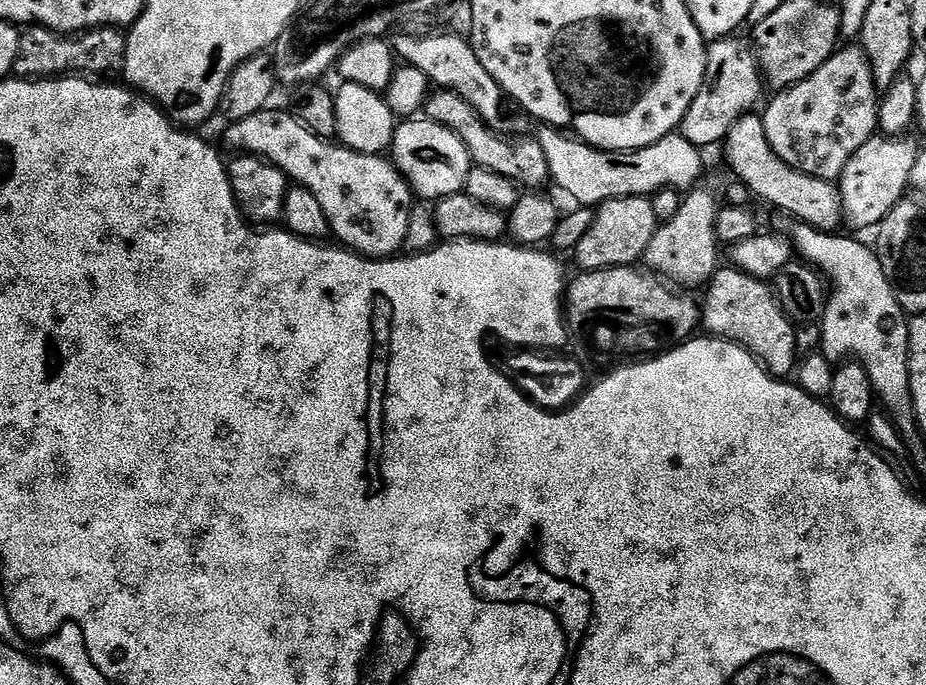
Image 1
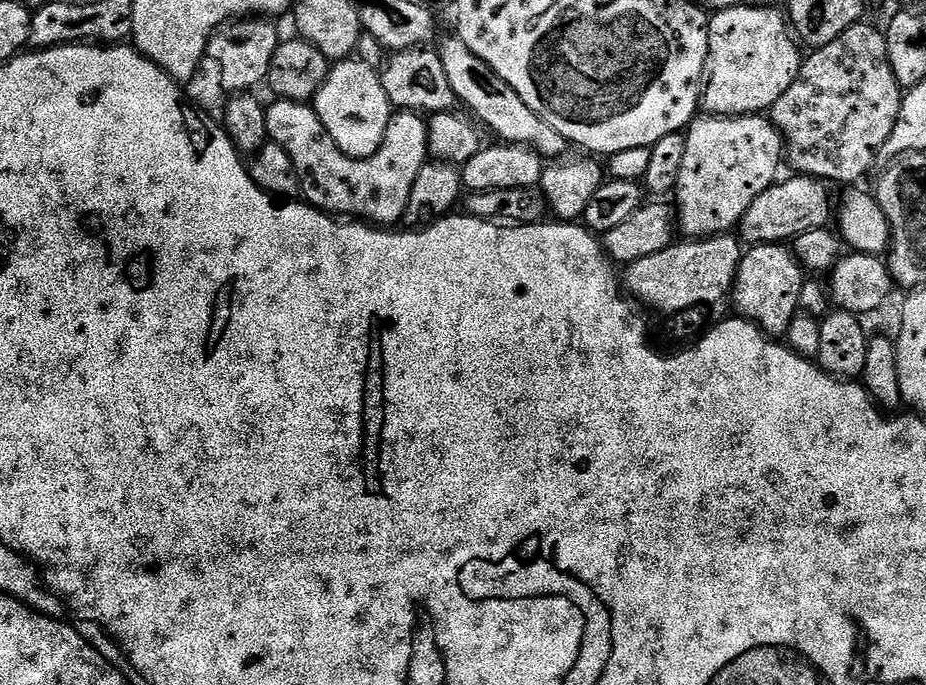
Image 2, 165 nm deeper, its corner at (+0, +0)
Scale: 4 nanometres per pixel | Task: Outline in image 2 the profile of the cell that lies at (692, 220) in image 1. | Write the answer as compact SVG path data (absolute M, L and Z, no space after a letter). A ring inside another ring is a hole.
M707 114L701 115L699 118L692 121L690 127L687 129L686 132L686 158L682 162L682 174L678 174L678 186L676 187L676 191L674 193L674 200L675 203L678 205L678 228L681 233L685 237L688 238L707 238L710 236L719 236L721 234L728 234L733 231L739 225L740 219L742 218L742 214L746 214L746 210L750 210L750 202L754 202L754 198L758 198L758 194L762 194L762 190L766 190L772 184L777 183L778 175L776 176L776 171L779 170L780 164L782 168L782 161L785 159L786 156L786 149L784 146L784 137L781 136L779 130L775 128L772 124L771 119L765 118L763 115L757 114L755 116L710 116Z

